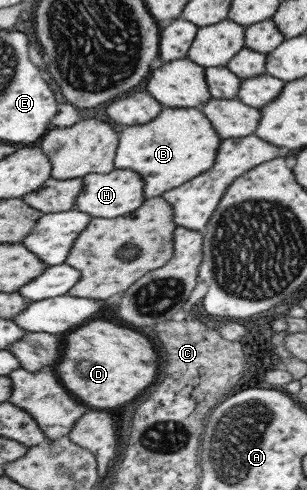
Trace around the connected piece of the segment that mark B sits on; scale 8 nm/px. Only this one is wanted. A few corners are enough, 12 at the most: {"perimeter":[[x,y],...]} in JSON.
{"perimeter":[[197,107],[120,132],[114,168],[146,198],[212,166],[220,138]]}

